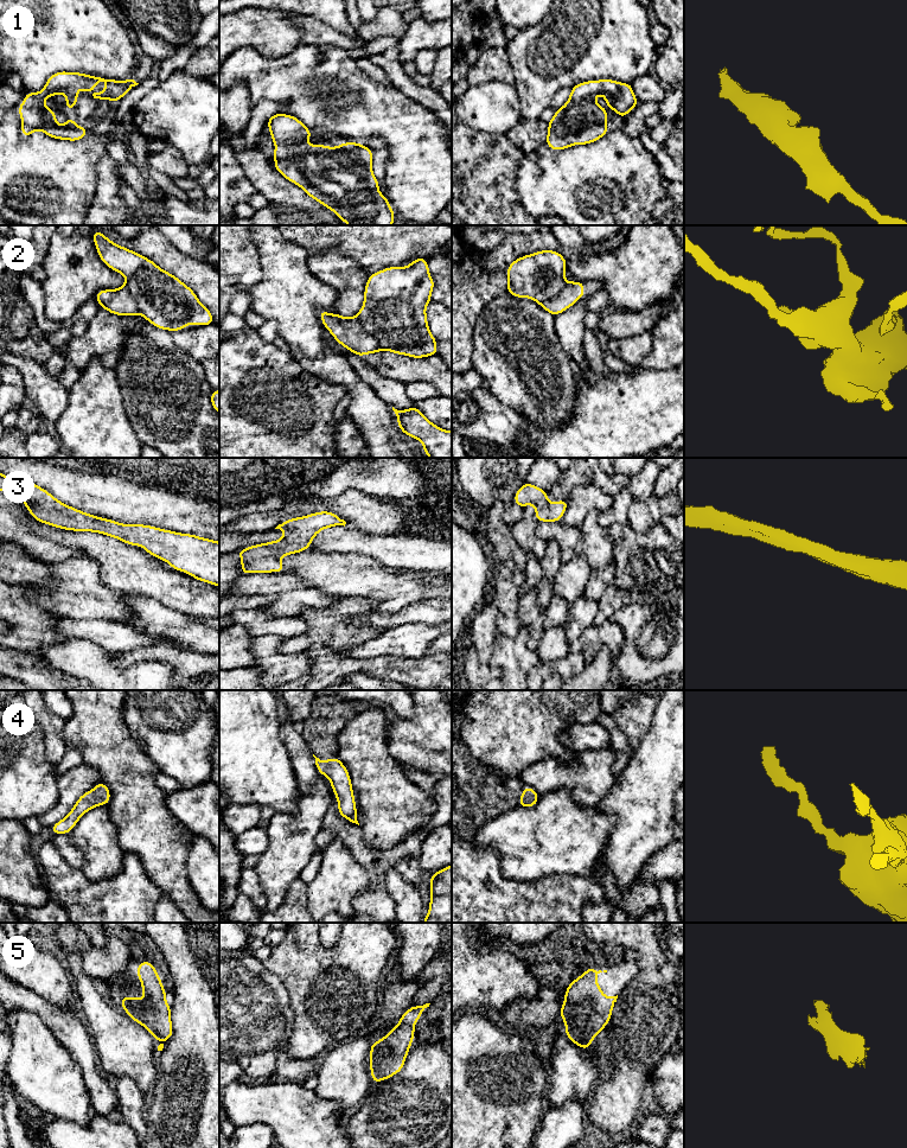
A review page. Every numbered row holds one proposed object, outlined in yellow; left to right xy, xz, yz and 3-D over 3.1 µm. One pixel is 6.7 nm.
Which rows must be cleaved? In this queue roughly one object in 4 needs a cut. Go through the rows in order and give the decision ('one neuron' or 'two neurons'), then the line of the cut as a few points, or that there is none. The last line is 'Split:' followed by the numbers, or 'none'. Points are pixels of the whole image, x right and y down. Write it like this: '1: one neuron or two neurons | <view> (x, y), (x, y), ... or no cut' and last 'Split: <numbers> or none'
1: one neuron | no cut
2: two neurons | xz (356, 316), (362, 326), (377, 340), (381, 350)
3: one neuron | no cut
4: one neuron | no cut
5: one neuron | no cut
Split: 2

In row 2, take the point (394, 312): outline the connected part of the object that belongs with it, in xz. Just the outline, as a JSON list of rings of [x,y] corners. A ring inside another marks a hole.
[[[416,257],[405,267],[388,267],[372,273],[365,285],[364,304],[356,317],[364,330],[378,340],[381,350],[411,358],[435,356],[436,339],[429,331],[426,314],[434,286],[428,260],[423,257]]]

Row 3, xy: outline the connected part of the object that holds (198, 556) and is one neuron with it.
[[[2,473],[0,491],[23,499],[37,522],[64,530],[100,532],[129,546],[140,546],[175,570],[187,573],[198,581],[219,586],[219,542],[215,540],[96,517],[62,503],[45,489],[26,479],[9,478]]]

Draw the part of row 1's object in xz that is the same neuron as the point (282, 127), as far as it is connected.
[[[282,113],[270,116],[267,126],[276,146],[274,168],[287,180],[300,186],[349,225],[392,225],[395,212],[388,198],[379,192],[379,181],[372,173],[373,149],[350,141],[337,147],[324,144],[312,147],[307,139],[314,134],[299,119]]]

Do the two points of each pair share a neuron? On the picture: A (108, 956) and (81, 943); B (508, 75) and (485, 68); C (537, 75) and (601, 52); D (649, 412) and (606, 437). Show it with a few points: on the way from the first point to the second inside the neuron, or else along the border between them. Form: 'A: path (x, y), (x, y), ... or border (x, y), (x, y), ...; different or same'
A: path (101, 956), (94, 956), (88, 950); same
B: path (502, 71), (497, 68), (491, 68); same
C: path (553, 59), (560, 52), (586, 52); same
D: path (638, 413), (628, 414), (617, 426); same

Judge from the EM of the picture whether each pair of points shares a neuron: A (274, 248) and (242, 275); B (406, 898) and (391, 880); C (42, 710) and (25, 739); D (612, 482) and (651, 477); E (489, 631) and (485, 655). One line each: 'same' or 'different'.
A: different
B: same
C: different
D: same
E: same

